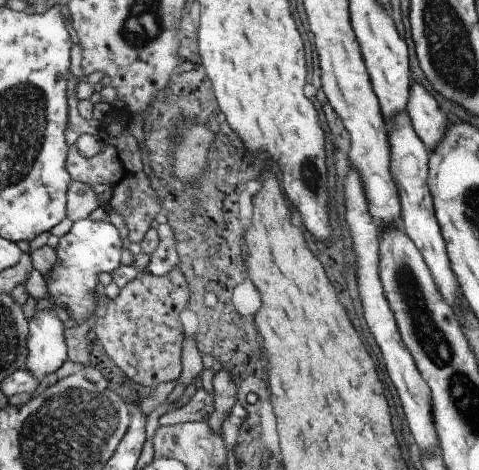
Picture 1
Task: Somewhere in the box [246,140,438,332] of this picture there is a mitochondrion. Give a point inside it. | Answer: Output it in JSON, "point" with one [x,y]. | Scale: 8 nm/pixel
{"point":[308,174]}

